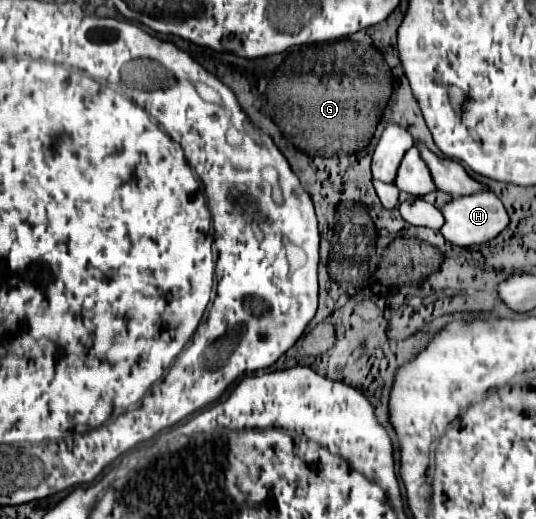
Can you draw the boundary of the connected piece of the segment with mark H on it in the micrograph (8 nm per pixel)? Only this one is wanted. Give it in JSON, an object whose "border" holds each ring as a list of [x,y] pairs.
{"border":[[[489,190],[479,194],[469,194],[463,198],[453,198],[443,204],[441,214],[445,218],[445,224],[439,228],[439,232],[447,242],[455,246],[473,246],[473,244],[489,242],[509,224],[509,216],[503,208],[503,202]]]}

